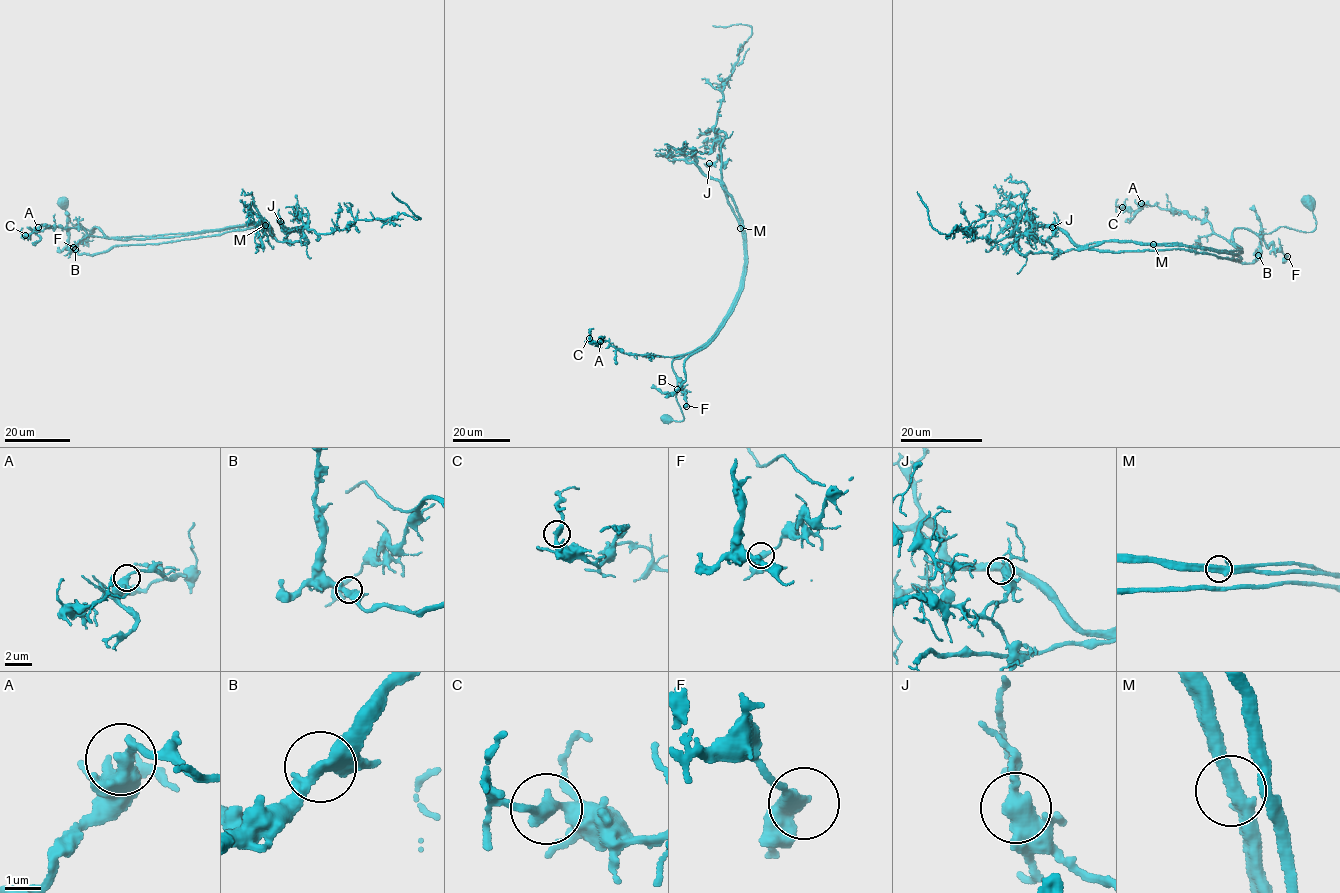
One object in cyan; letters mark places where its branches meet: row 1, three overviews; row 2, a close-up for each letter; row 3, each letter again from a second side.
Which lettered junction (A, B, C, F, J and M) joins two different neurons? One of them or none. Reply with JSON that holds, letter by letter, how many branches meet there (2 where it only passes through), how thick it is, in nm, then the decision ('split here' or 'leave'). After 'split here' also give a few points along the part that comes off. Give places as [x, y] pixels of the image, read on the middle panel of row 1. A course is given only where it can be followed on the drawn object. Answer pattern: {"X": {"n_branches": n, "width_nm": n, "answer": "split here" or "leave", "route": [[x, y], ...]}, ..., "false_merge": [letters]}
{"A": {"n_branches": 2, "width_nm": 400, "answer": "leave"}, "B": {"n_branches": 2, "width_nm": 440, "answer": "leave"}, "C": {"n_branches": 2, "width_nm": 380, "answer": "leave"}, "F": {"n_branches": 2, "width_nm": 440, "answer": "leave"}, "J": {"n_branches": 2, "width_nm": 440, "answer": "leave"}, "M": {"n_branches": 2, "width_nm": 440, "answer": "split here", "route": [[740, 228], [742, 285], [702, 347], [672, 357], [631, 354], [608, 341], [594, 344], [594, 328]]}, "false_merge": ["M"]}

